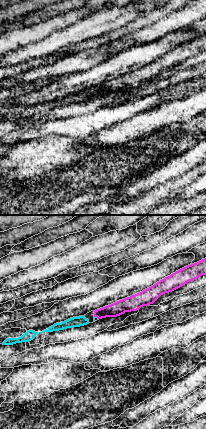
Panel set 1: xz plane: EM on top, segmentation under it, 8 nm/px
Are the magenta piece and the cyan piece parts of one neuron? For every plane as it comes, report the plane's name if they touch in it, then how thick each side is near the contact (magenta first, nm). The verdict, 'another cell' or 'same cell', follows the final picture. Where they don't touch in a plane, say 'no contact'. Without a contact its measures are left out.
xz | 120/20 nm

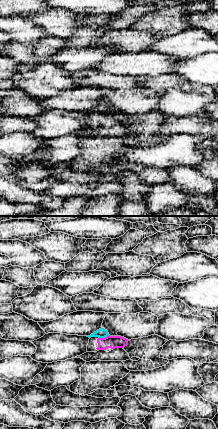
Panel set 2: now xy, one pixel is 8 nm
xy | 100/80 nm

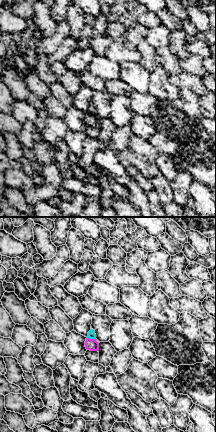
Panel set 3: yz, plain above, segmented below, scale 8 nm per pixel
yz | 100/60 nm

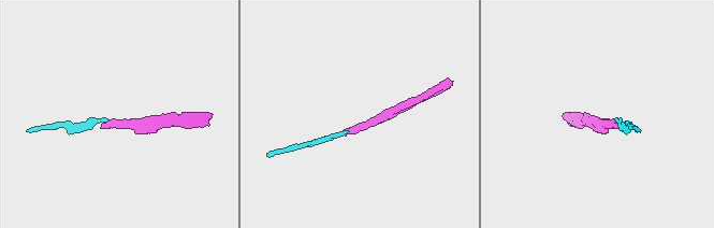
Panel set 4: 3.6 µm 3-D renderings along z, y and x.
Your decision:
same cell

